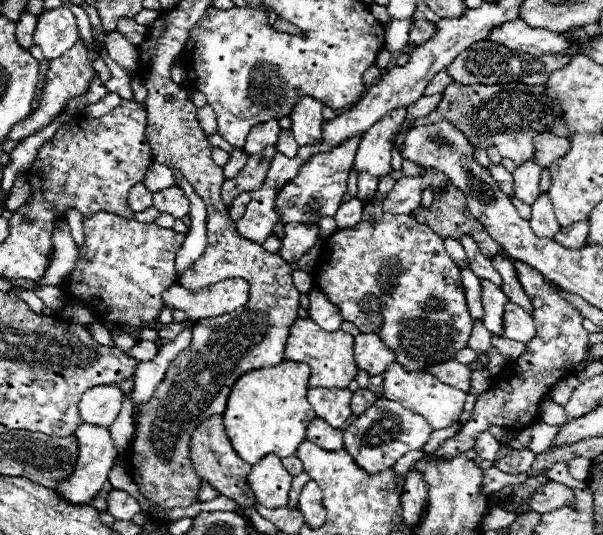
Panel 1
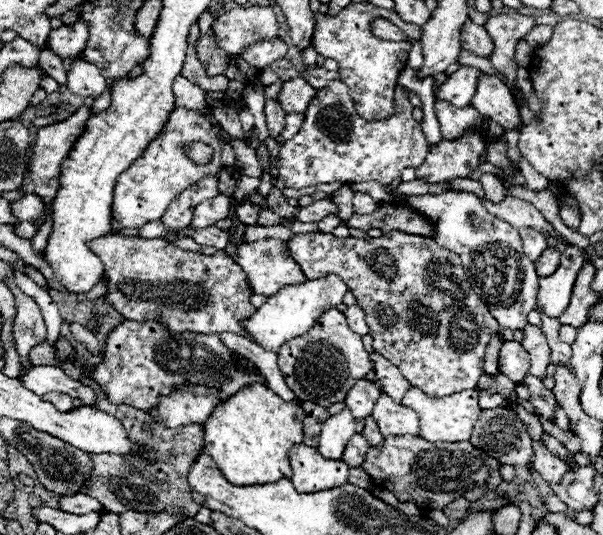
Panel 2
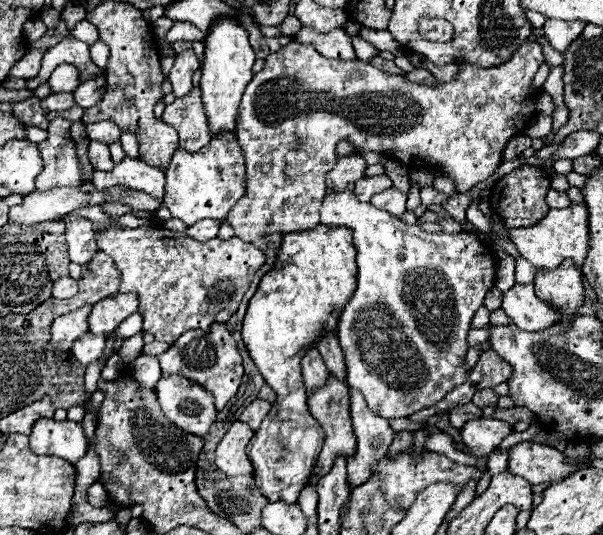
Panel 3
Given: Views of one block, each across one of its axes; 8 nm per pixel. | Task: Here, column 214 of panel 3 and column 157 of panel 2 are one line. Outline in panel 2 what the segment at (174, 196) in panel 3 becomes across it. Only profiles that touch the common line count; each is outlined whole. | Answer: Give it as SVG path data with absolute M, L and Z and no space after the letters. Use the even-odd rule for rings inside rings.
M176 108L170 114L158 138L150 142L150 148L146 148L146 156L142 156L142 160L136 160L130 168L126 168L126 172L122 172L122 176L118 176L118 188L114 188L112 218L126 228L140 228L146 222L160 220L166 208L170 206L172 198L176 198L182 190L190 188L202 176L216 174L222 168L220 150L222 150L222 142L218 138L218 128L212 126L210 120L206 120L194 110ZM186 142L208 144L214 150L212 160L204 166L196 166L184 152Z

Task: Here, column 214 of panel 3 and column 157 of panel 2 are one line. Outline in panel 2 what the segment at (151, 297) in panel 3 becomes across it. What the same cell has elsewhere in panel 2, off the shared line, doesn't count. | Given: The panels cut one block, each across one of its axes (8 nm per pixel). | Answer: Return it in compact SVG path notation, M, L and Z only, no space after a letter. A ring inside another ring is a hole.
M106 234L98 240L92 240L90 248L94 248L94 252L98 252L106 264L104 278L110 282L104 298L118 308L126 320L152 320L166 324L174 334L232 332L254 340L240 324L256 312L256 308L250 304L250 296L254 292L250 282L246 282L246 272L234 262L232 256L226 256L226 252L202 256L190 250L180 250L178 246L160 238L146 240L116 234Z

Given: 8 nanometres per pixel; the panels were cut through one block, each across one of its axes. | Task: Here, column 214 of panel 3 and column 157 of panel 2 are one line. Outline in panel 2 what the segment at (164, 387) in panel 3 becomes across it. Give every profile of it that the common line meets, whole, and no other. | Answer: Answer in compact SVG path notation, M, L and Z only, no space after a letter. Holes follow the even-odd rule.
M178 388L174 396L160 400L158 408L152 410L158 420L166 420L170 428L182 424L204 424L210 412L218 404L218 392L214 388Z

